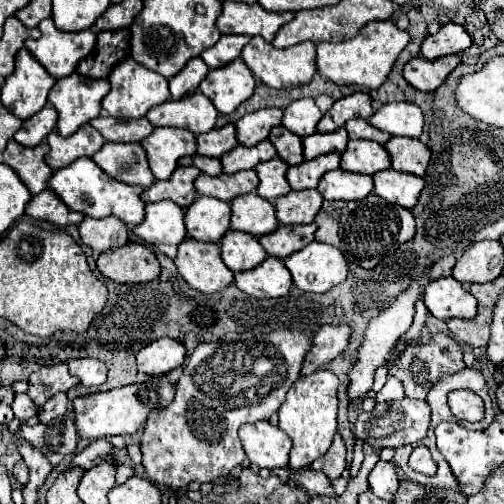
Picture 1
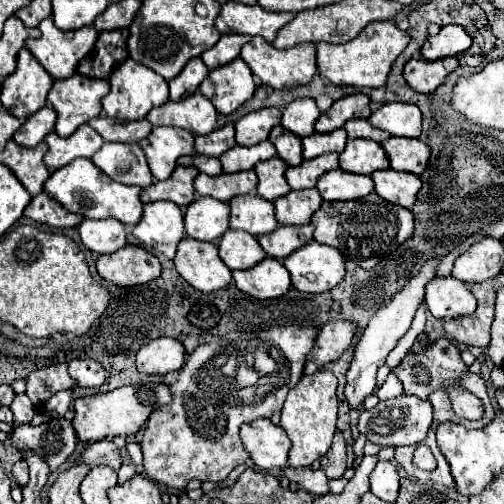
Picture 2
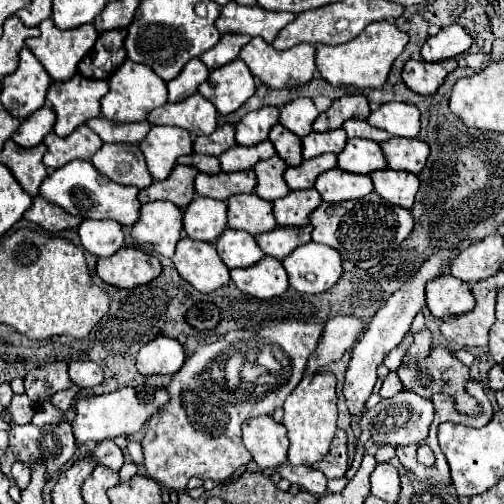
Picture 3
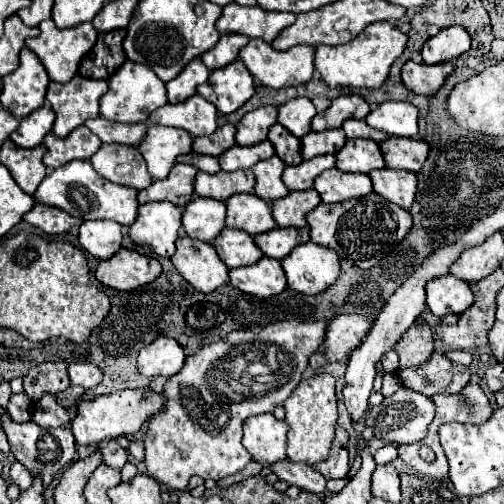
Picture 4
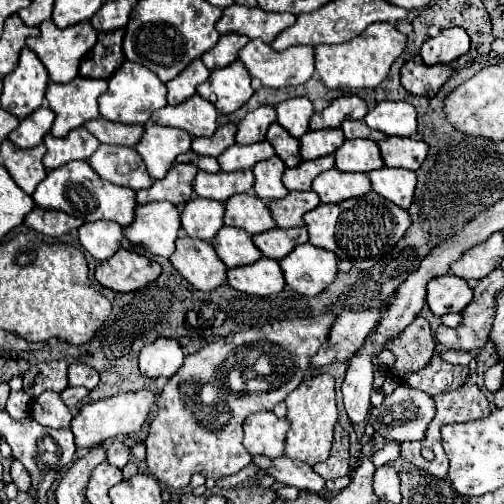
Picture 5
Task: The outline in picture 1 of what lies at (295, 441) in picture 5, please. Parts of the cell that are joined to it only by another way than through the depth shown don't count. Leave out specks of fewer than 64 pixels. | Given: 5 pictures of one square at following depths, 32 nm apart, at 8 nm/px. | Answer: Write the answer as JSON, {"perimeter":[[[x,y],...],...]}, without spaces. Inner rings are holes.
{"perimeter":[[[316,370],[310,376],[298,378],[286,394],[284,404],[278,410],[280,428],[292,440],[290,468],[300,470],[302,466],[312,464],[316,458],[322,458],[336,434],[336,390],[338,378],[330,370]],[[308,390],[308,392],[306,392]]]}

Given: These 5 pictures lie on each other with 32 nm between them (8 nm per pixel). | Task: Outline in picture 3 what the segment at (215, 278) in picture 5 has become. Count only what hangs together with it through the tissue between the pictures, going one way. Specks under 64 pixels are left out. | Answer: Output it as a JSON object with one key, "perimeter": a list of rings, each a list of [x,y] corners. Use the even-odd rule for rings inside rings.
{"perimeter":[[[182,238],[172,258],[178,274],[198,292],[212,292],[230,282],[230,270],[222,264],[216,246],[192,238]]]}

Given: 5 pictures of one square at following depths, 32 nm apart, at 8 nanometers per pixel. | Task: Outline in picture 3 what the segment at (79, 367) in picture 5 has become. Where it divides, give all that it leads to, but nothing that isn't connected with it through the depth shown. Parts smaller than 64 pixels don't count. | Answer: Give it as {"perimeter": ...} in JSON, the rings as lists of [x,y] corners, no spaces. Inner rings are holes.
{"perimeter":[[[74,360],[70,362],[68,372],[72,382],[80,388],[94,388],[104,380],[104,370],[92,360]]]}

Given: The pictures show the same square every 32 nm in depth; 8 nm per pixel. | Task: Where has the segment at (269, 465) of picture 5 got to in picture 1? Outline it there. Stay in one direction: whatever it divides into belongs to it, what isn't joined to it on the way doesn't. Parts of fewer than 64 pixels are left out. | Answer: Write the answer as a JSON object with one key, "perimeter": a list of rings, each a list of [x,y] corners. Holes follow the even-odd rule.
{"perimeter":[[[298,470],[298,472],[292,472],[290,478],[296,480],[304,490],[308,490],[310,496],[312,494],[330,496],[330,498],[336,496],[330,480],[324,474],[320,474],[320,472],[314,472],[314,470]]]}

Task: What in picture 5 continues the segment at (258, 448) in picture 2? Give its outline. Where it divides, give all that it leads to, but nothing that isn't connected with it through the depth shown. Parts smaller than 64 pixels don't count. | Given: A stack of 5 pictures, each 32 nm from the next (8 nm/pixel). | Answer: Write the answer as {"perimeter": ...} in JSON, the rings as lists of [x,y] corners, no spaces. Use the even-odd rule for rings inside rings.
{"perimeter":[[[258,412],[252,414],[244,422],[244,448],[252,456],[266,456],[268,460],[276,460],[284,456],[288,420],[280,420],[274,412]]]}

